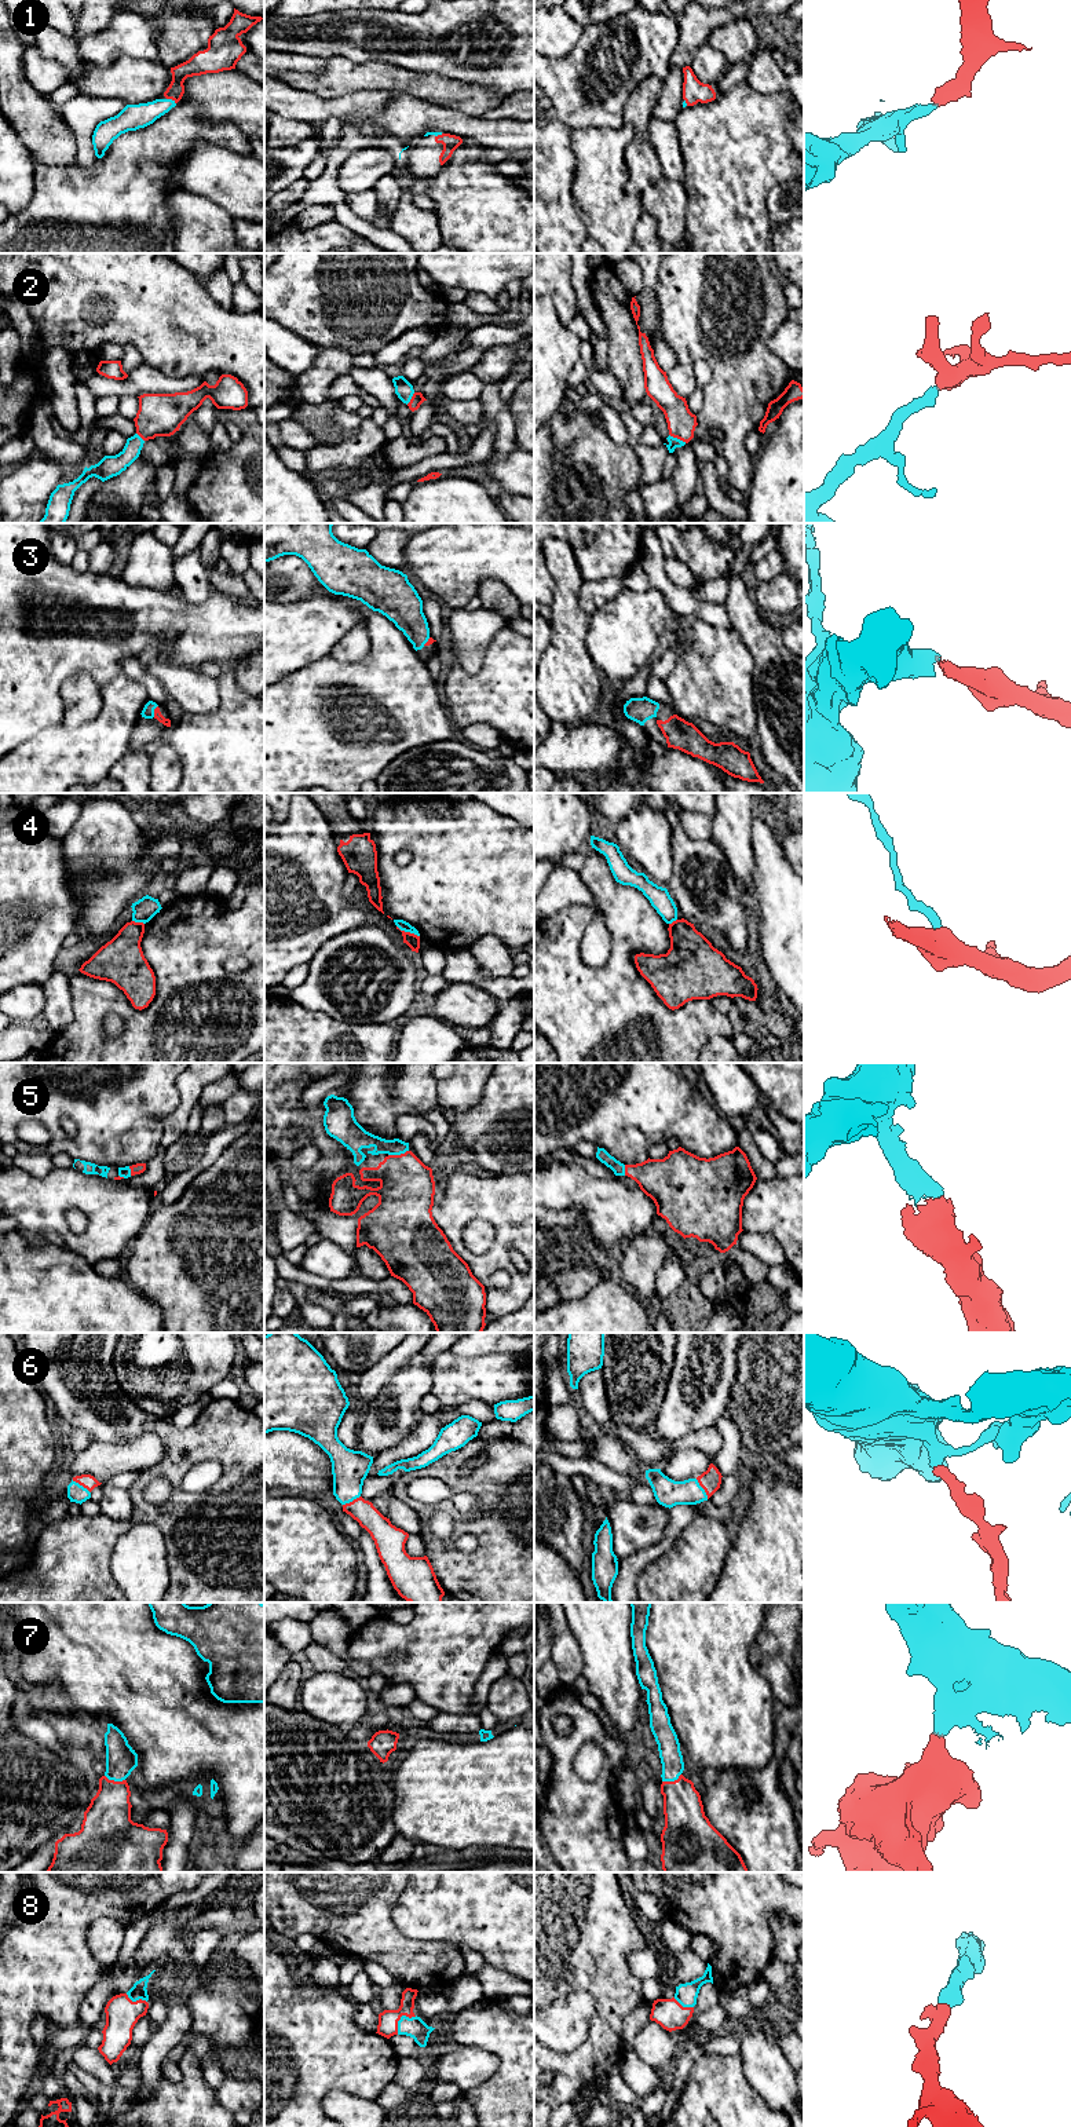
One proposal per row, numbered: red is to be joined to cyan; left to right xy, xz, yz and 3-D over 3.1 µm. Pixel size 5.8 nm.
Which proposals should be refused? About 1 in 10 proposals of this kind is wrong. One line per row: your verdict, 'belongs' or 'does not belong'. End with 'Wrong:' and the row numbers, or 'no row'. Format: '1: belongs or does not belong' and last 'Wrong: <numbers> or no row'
1: belongs
2: belongs
3: belongs
4: does not belong
5: belongs
6: belongs
7: belongs
8: belongs
Wrong: 4

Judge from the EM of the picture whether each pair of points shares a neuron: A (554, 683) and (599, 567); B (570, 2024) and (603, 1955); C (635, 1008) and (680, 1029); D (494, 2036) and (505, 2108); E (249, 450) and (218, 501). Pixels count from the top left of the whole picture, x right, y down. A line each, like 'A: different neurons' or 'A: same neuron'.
A: different neurons
B: different neurons
C: same neuron
D: same neuron
E: same neuron

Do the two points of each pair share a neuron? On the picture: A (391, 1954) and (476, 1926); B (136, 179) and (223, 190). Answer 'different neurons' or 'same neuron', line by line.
A: different neurons
B: different neurons

